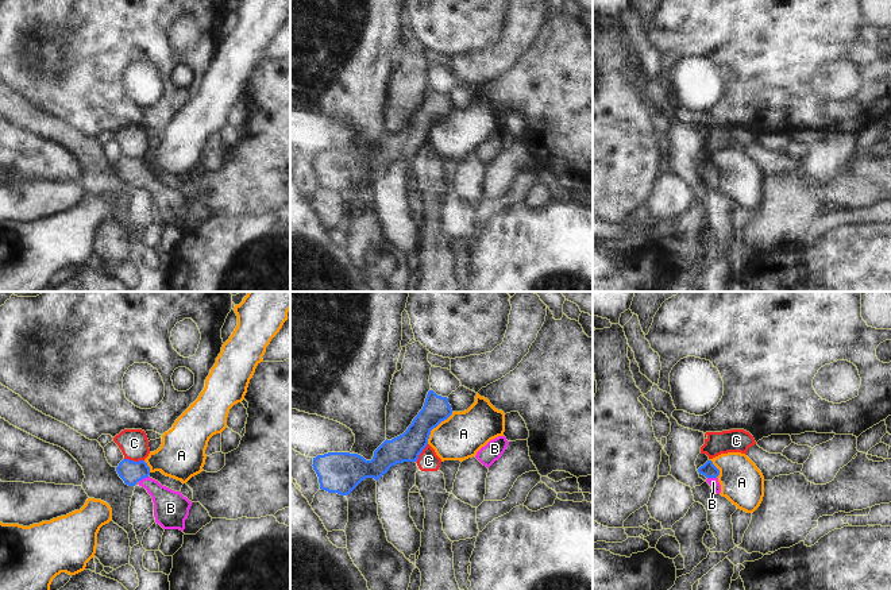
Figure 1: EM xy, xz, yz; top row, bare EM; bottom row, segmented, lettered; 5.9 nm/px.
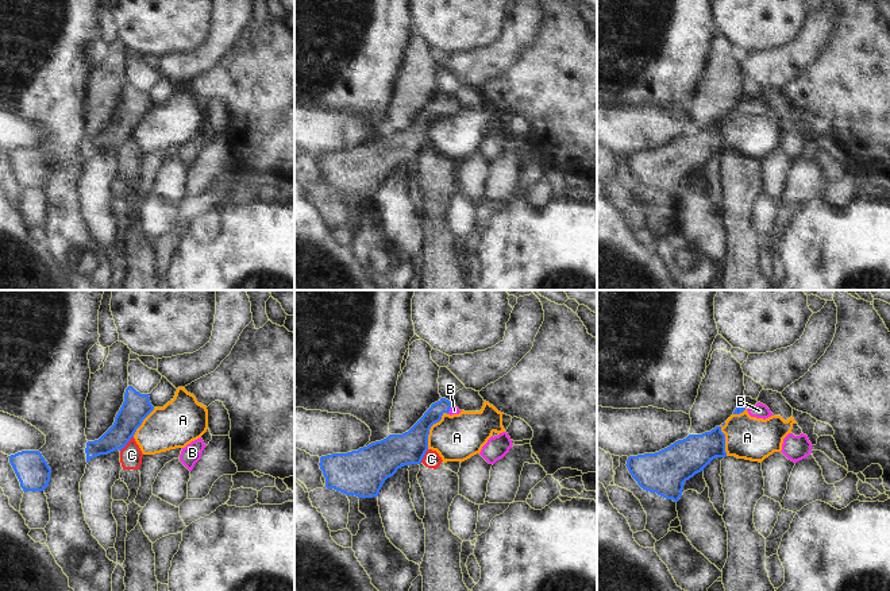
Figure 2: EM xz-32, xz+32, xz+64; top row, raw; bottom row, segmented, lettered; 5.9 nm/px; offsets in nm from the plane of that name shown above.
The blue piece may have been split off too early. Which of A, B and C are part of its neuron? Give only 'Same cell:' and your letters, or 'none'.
Same cell: B

